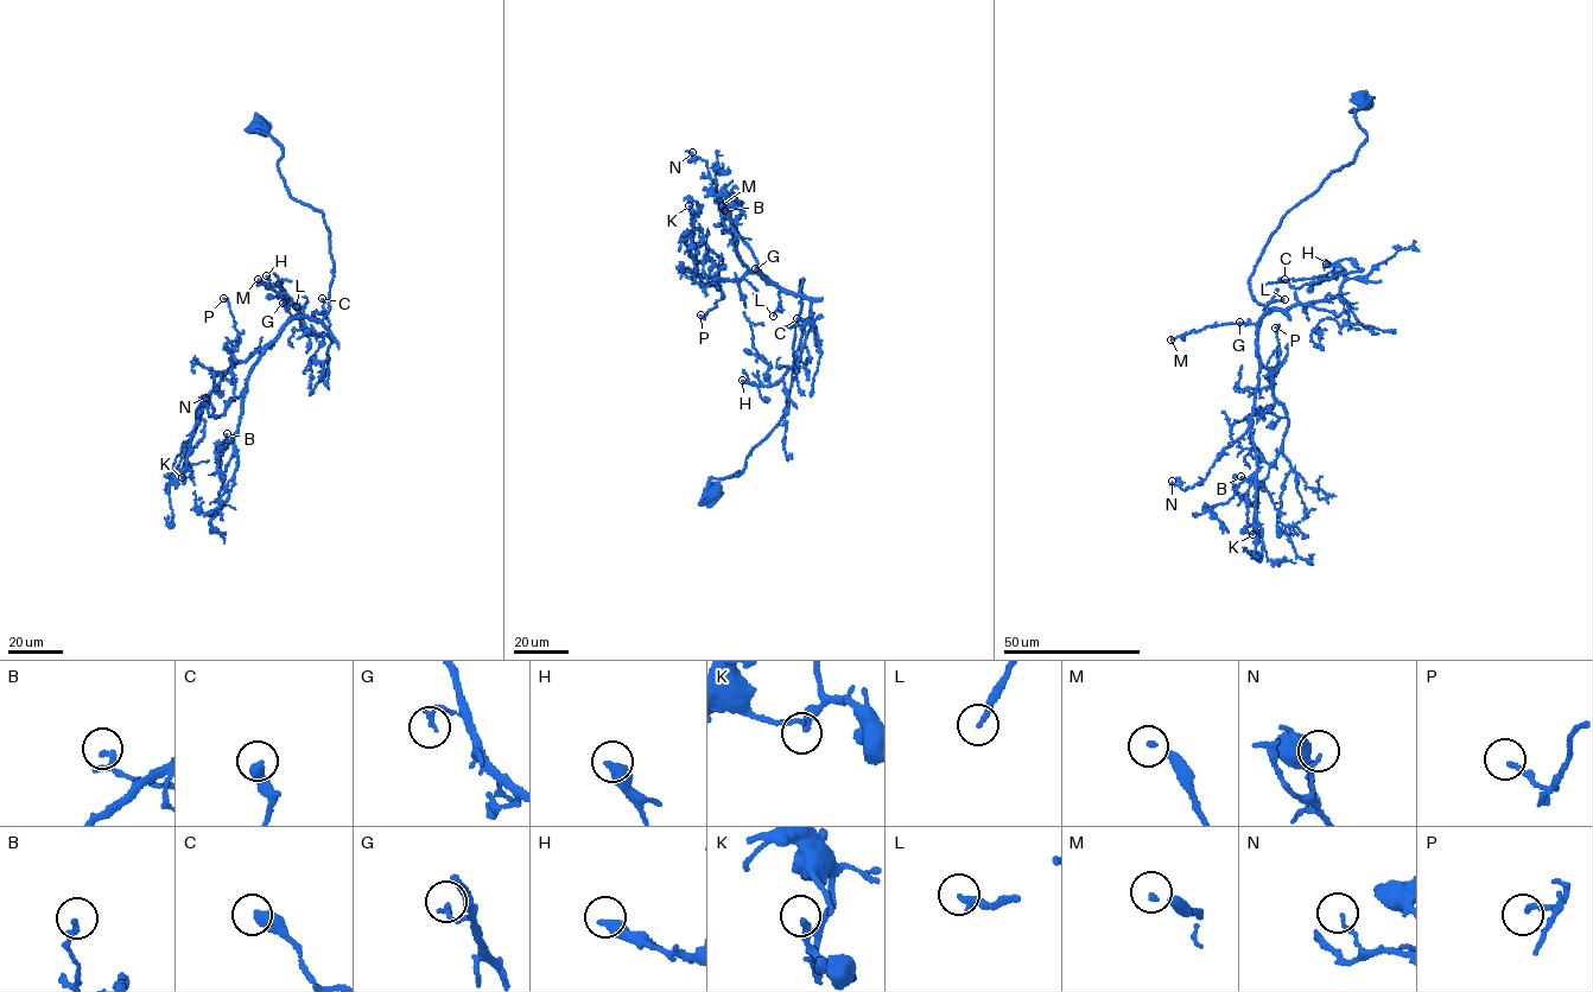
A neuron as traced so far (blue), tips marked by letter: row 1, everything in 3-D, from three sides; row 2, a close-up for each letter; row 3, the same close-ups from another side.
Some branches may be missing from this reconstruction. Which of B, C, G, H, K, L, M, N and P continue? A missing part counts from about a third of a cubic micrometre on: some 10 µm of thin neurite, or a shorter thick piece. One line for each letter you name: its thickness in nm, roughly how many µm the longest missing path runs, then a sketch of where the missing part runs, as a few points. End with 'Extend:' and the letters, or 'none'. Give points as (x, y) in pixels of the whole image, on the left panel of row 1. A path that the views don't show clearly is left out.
H: 400 nm | 30 µm | (266, 275), (238, 253), (228, 267)
L: 240 nm | 15 µm
M: 170 nm | 20 µm
Extend: H, L, M

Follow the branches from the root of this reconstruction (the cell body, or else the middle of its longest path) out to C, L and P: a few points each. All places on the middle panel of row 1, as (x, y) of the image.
C: (710, 495), (709, 481), (738, 475), (786, 409), (803, 279), (799, 294), (811, 301), (811, 318), (797, 318)
L: (710, 495), (709, 481), (738, 475), (786, 409), (803, 279), (798, 293), (780, 290), (773, 316)
P: (710, 495), (786, 409), (803, 281), (798, 293), (756, 271), (722, 280), (700, 315)

